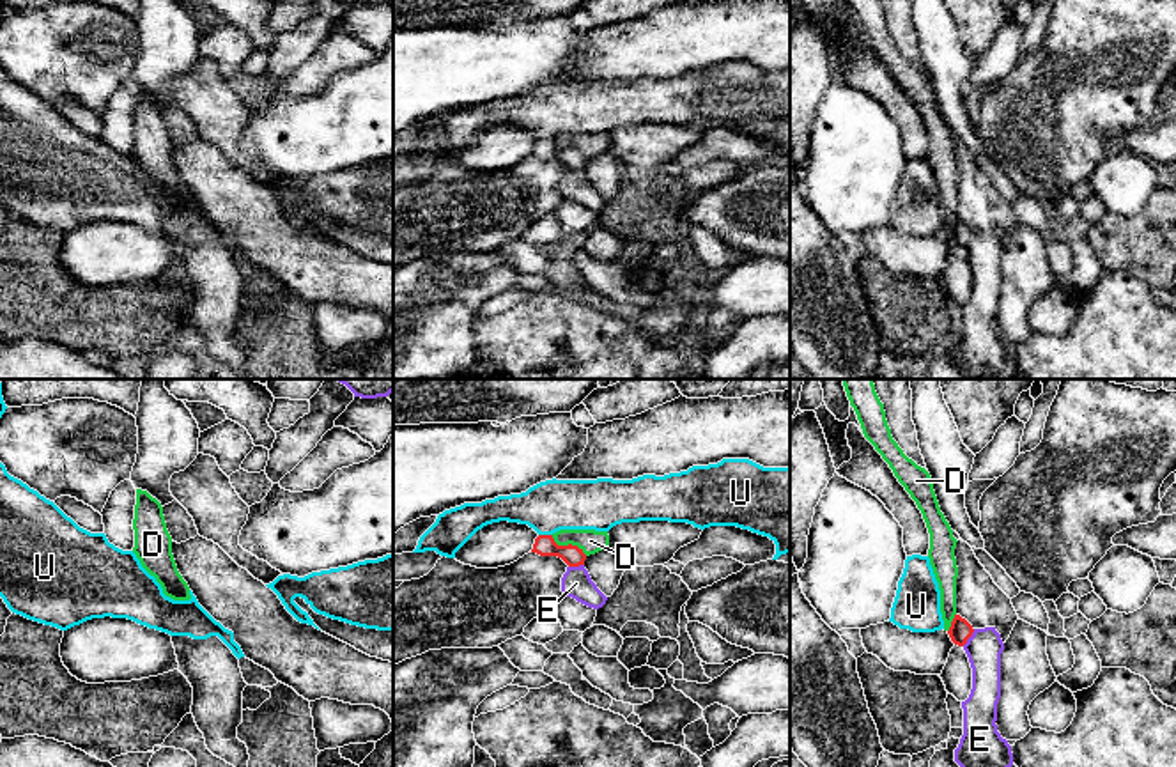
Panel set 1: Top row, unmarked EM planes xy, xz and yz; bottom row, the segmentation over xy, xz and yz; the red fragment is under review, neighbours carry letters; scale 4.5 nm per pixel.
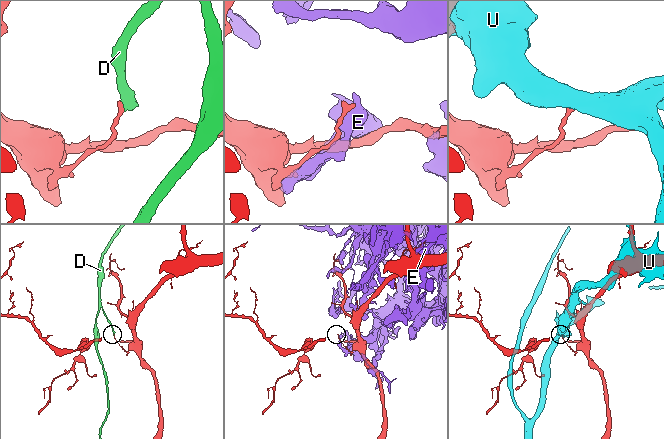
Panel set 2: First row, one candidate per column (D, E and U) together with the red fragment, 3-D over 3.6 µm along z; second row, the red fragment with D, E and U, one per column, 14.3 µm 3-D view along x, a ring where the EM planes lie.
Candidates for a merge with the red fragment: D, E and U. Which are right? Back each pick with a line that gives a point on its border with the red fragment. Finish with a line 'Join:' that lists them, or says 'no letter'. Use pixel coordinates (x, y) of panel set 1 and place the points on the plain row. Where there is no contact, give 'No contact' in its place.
Join: no letter

